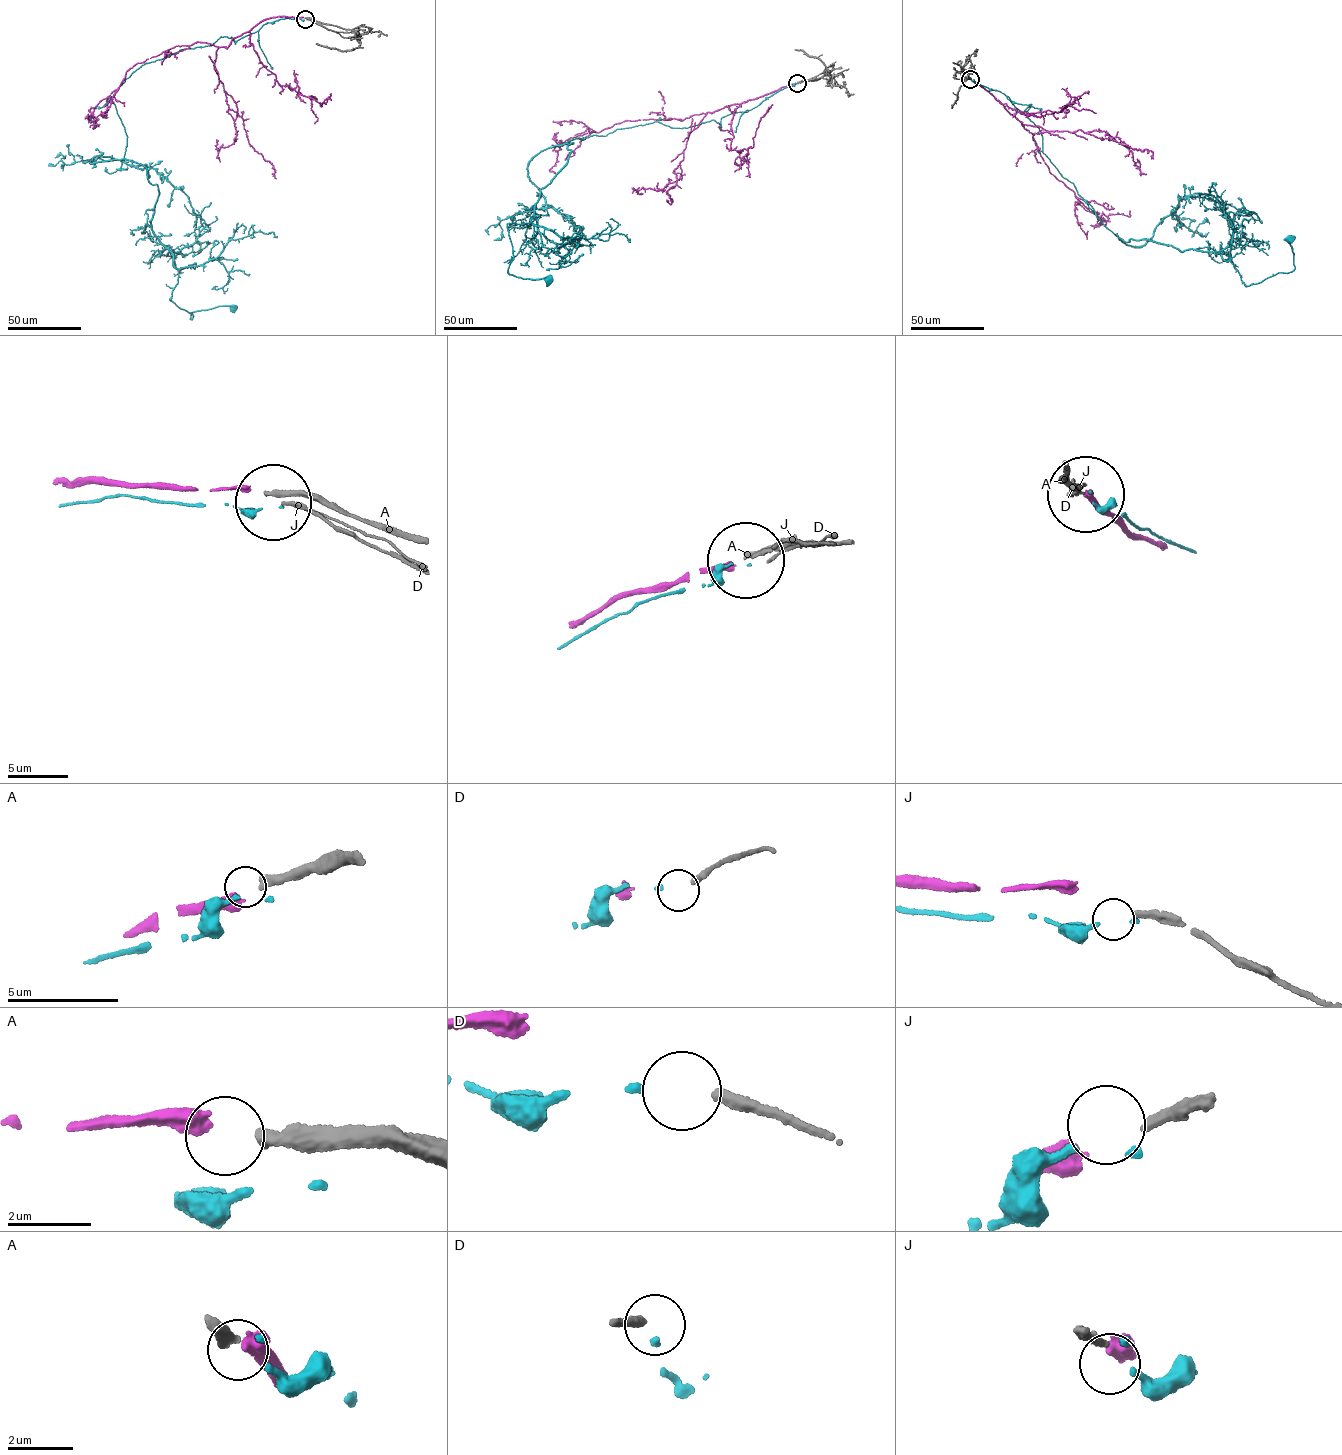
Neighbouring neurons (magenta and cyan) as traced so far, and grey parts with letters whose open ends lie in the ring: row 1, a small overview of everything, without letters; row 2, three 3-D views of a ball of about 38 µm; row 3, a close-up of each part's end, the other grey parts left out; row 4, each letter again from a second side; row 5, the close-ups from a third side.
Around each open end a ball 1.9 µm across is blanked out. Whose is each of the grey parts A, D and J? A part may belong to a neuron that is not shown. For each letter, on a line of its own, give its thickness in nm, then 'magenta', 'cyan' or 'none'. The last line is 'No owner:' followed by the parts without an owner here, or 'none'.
A: 400 nm | none
D: 280 nm | cyan
J: 240 nm | none
No owner: A, J

